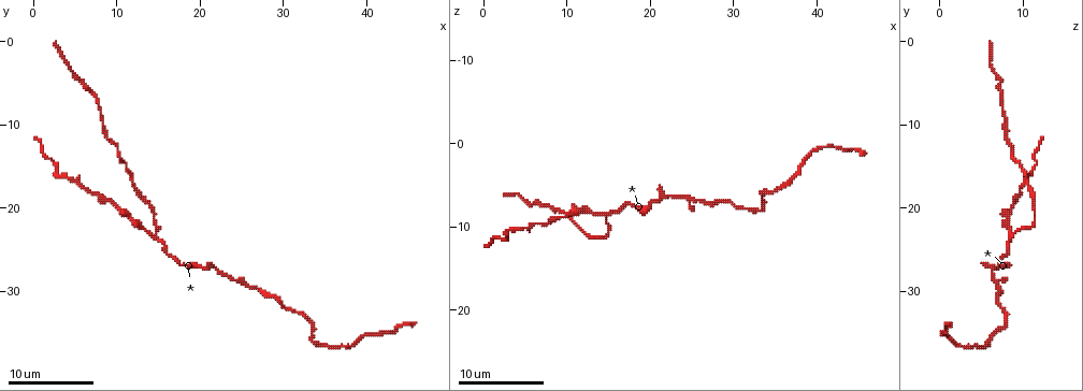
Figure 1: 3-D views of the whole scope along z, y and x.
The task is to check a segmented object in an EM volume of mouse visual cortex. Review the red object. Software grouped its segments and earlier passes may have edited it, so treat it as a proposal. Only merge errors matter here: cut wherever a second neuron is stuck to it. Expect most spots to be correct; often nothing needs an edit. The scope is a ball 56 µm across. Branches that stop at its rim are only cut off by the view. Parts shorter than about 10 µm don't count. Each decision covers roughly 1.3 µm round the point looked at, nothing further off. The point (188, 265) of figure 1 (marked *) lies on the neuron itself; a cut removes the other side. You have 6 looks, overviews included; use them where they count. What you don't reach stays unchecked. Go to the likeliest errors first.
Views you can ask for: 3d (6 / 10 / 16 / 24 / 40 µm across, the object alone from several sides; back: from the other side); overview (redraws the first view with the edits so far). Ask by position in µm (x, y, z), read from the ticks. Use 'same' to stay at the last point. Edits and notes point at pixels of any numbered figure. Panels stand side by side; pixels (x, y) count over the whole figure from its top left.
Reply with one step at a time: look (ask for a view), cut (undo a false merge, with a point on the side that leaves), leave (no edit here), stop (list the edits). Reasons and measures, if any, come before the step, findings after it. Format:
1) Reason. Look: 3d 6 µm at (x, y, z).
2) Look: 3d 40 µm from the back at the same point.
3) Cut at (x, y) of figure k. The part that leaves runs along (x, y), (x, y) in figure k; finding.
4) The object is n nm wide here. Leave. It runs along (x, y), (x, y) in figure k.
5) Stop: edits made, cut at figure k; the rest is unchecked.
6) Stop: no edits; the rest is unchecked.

Arms part here. Look: 3d 16 µm at (14.4, 23.4, 8.8).

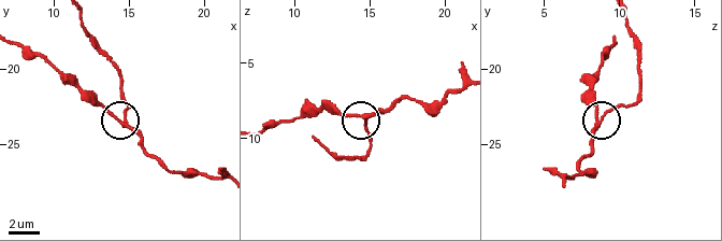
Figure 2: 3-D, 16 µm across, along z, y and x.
3 arms meet here. Leave. It runs along (182, 172), (159, 165), (140, 138), (91, 93) in figure 2; one neuron here.

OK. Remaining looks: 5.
Calibre changes. Look: 3d 16 µm at (5.4, 17.2, 9.6).

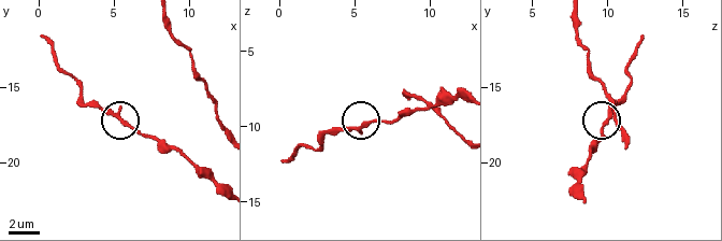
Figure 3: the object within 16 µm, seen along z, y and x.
From behind. Look: 3d 16 µm from the back at (5.4, 17.4, 10.0).

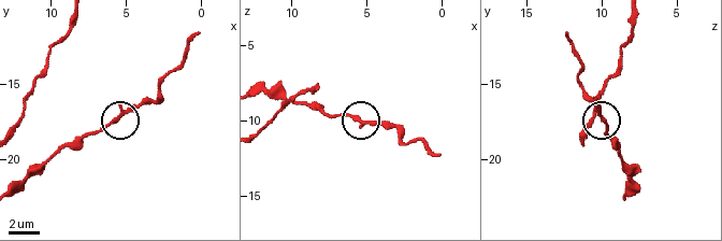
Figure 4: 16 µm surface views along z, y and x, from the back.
Leave. It runs along (259, 95), (282, 95), (359, 122), (389, 124) in figure 4; one neuron here.

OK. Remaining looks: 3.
Thick turns thin. Look: 3d 6 µm at (13.6, 19.4, 11.4).

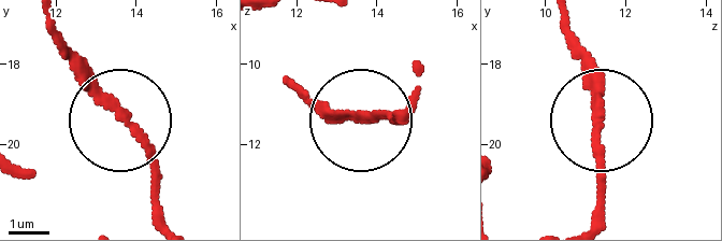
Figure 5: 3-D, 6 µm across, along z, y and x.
Leave. All the same neuron.

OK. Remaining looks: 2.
Stop: no edits; the rest is unchecked.

